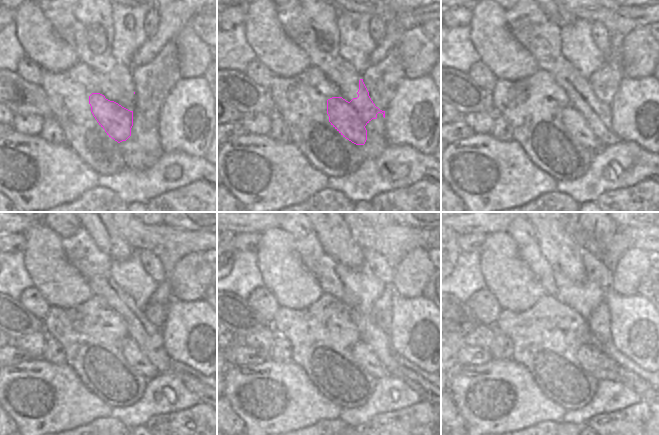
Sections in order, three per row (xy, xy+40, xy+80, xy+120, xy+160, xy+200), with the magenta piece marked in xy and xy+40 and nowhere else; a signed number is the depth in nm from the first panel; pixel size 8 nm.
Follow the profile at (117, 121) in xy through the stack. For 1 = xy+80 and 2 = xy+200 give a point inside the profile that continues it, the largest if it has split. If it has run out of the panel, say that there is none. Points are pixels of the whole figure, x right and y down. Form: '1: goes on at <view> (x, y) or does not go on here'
1: goes on at xy+80 (588, 121)
2: goes on at xy+200 (592, 359)

